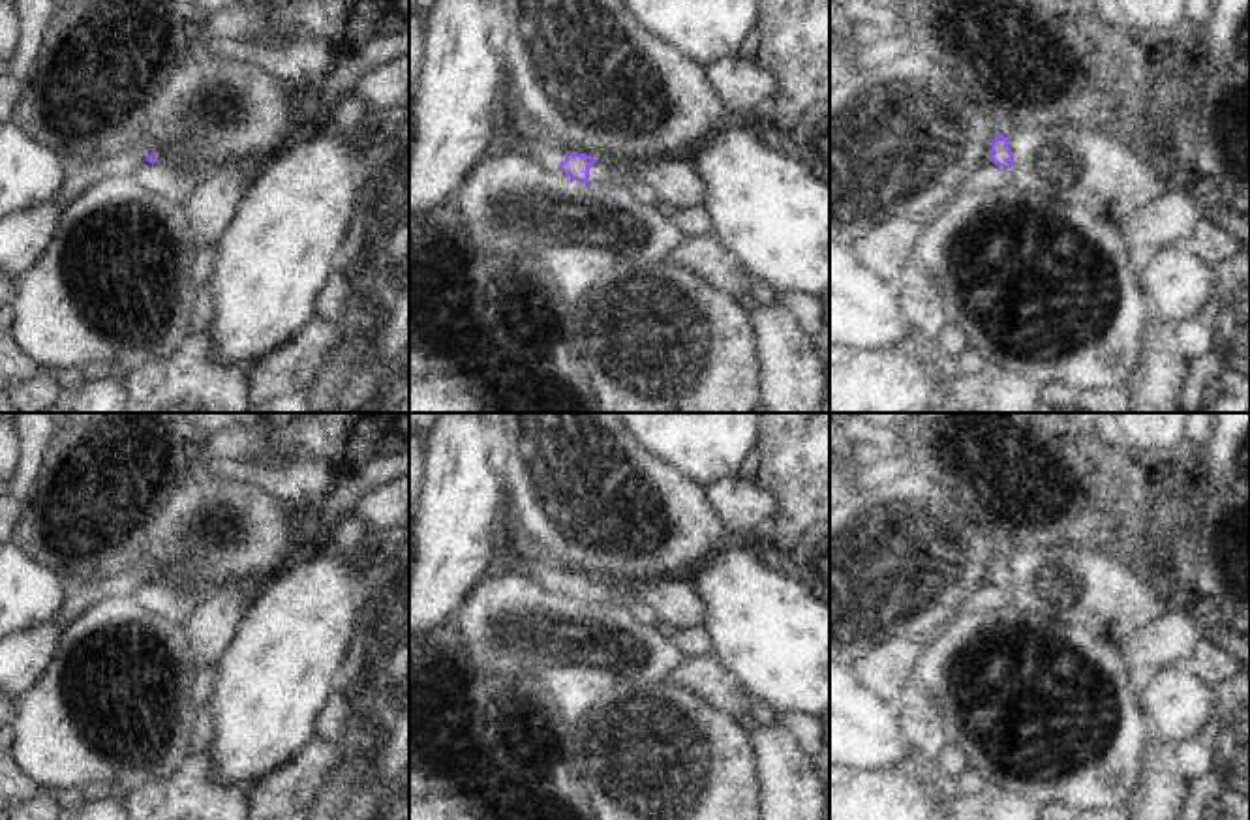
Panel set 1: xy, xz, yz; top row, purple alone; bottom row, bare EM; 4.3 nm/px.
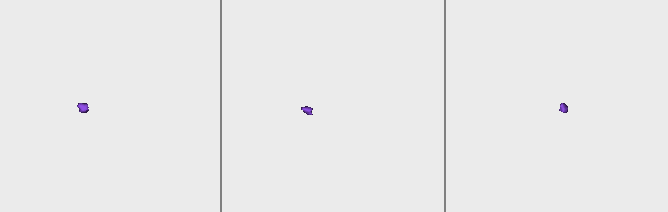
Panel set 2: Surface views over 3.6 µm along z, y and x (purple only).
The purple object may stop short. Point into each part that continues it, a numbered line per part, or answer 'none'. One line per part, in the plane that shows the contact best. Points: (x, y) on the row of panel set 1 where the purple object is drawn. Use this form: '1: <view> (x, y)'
1: xz (545, 152)
2: xz (601, 173)

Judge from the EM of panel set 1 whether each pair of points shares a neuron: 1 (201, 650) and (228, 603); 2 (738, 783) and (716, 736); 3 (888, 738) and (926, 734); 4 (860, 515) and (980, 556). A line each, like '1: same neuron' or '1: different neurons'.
1: same neuron
2: same neuron
3: different neurons
4: same neuron

